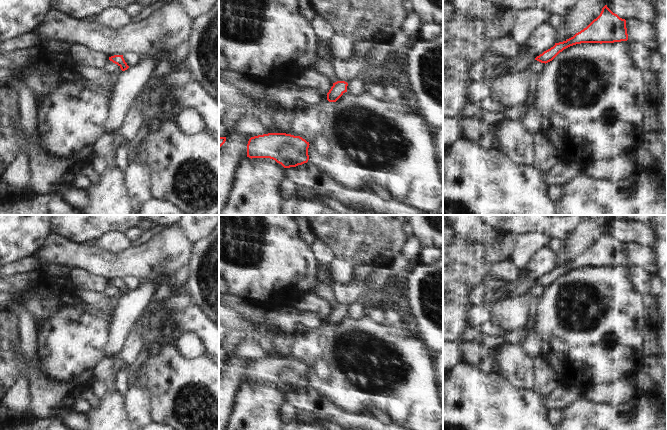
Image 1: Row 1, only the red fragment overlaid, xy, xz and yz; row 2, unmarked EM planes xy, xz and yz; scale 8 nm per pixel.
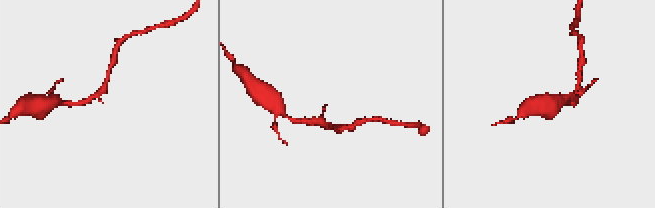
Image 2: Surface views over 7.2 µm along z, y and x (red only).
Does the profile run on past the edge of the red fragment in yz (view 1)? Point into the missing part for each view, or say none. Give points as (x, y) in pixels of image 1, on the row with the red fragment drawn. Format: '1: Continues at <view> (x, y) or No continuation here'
1: No continuation here

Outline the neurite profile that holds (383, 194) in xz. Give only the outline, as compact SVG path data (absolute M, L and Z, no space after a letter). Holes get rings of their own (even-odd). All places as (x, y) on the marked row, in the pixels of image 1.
M372 185L372 191L376 194L376 196L384 201L388 201L391 199L389 192L385 189L380 188L378 185Z

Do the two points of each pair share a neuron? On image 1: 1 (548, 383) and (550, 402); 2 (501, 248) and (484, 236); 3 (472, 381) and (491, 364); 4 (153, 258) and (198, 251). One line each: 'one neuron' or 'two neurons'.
1: two neurons
2: two neurons
3: two neurons
4: two neurons

